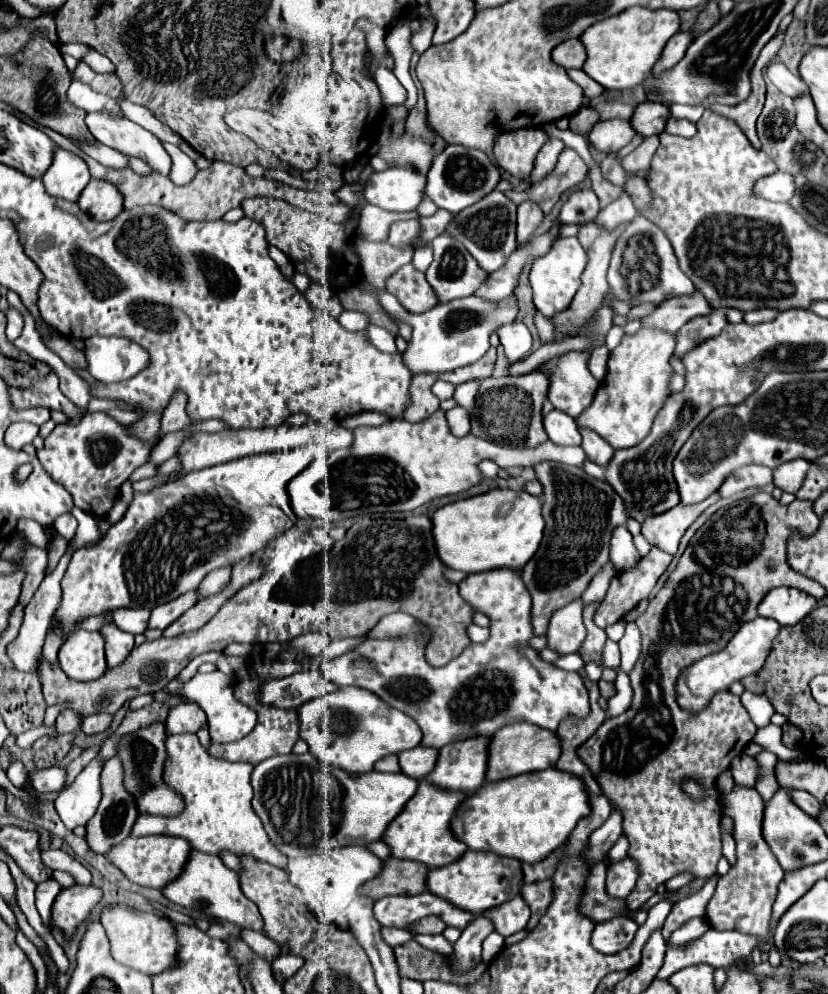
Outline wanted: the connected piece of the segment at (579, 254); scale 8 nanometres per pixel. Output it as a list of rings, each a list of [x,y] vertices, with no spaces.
[[[560,238],[556,240],[556,244],[552,244],[552,252],[540,256],[540,260],[534,260],[530,270],[530,284],[534,290],[534,306],[540,314],[552,320],[556,312],[564,312],[564,308],[568,308],[568,304],[580,288],[580,274],[584,270],[584,264],[586,252],[580,246],[578,238]]]

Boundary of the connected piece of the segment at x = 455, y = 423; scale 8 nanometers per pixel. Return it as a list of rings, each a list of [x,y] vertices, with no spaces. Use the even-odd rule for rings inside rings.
[[[456,406],[456,408],[448,410],[446,418],[448,418],[448,426],[450,426],[452,434],[466,436],[470,432],[470,414],[464,408]]]

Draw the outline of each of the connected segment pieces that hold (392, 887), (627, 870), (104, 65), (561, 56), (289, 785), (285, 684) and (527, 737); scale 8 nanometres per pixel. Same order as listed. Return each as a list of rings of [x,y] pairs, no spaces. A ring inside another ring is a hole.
[[[390,858],[384,860],[384,872],[360,888],[360,896],[376,902],[390,894],[422,894],[426,890],[426,874],[428,868],[424,864]]]
[[[624,858],[620,862],[610,864],[608,876],[606,876],[608,896],[624,900],[632,892],[636,878],[638,878],[638,868],[636,868],[636,862],[632,858]]]
[[[90,48],[90,50],[88,50],[80,60],[86,62],[94,72],[114,72],[112,62],[110,62],[106,56],[102,56],[100,52],[92,50],[92,48]]]
[[[578,38],[564,40],[552,50],[552,60],[562,68],[582,68],[582,64],[586,62],[584,44]]]
[[[288,754],[288,756],[272,756],[264,762],[260,762],[252,772],[252,808],[258,814],[258,818],[264,824],[264,830],[270,838],[270,842],[286,856],[310,856],[316,852],[342,848],[360,844],[366,846],[368,842],[380,840],[386,826],[402,812],[404,804],[414,796],[418,788],[418,780],[408,778],[402,772],[396,774],[384,774],[384,772],[366,772],[364,776],[352,776],[348,772],[340,772],[340,768],[324,768],[316,756],[308,754]],[[330,794],[332,794],[332,828],[330,828]]]
[[[304,670],[286,678],[268,680],[260,688],[260,702],[278,708],[298,708],[322,694],[334,692],[338,686],[320,676],[320,670]]]
[[[527,722],[508,724],[508,728],[500,728],[500,732],[496,732],[488,744],[486,782],[498,782],[526,772],[546,770],[556,764],[558,756],[560,756],[560,742],[554,732],[536,728],[534,724]]]

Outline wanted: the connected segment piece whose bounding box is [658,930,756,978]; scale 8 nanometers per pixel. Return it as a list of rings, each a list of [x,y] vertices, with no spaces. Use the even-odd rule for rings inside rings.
[[[708,930],[704,936],[684,946],[668,944],[658,978],[668,978],[676,970],[698,962],[706,962],[714,968],[730,968],[732,964],[738,964],[740,958],[748,956],[754,946],[754,936],[739,934],[736,931]]]

